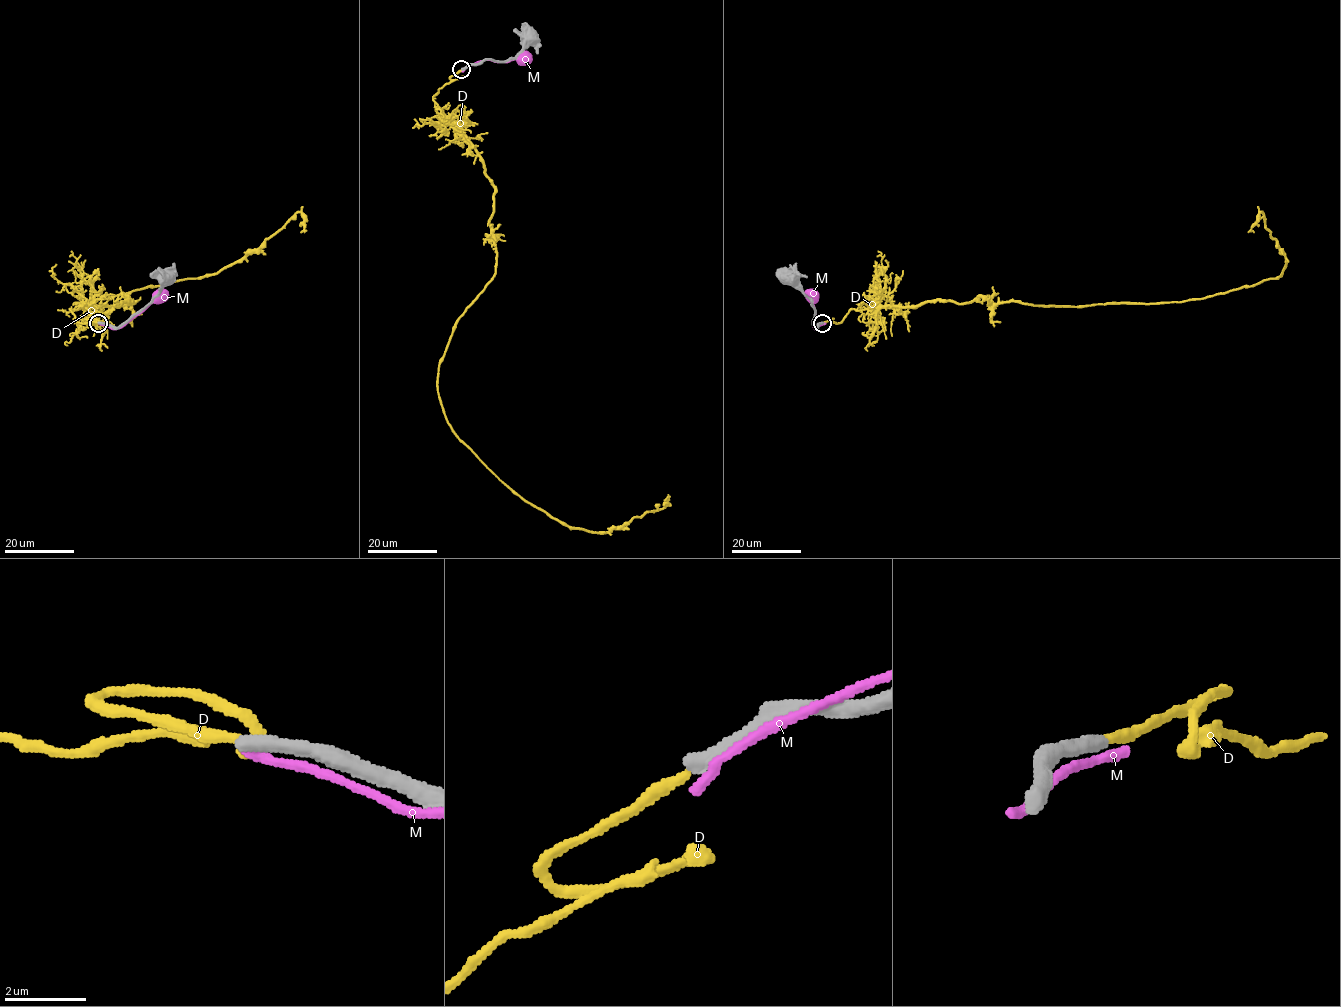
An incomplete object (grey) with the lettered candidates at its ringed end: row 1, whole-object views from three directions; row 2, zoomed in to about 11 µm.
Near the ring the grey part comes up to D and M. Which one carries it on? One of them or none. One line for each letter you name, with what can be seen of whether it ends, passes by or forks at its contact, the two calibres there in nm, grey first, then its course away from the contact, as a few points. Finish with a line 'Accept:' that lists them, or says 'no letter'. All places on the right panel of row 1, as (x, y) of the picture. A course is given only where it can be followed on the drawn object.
Accept: no letter

